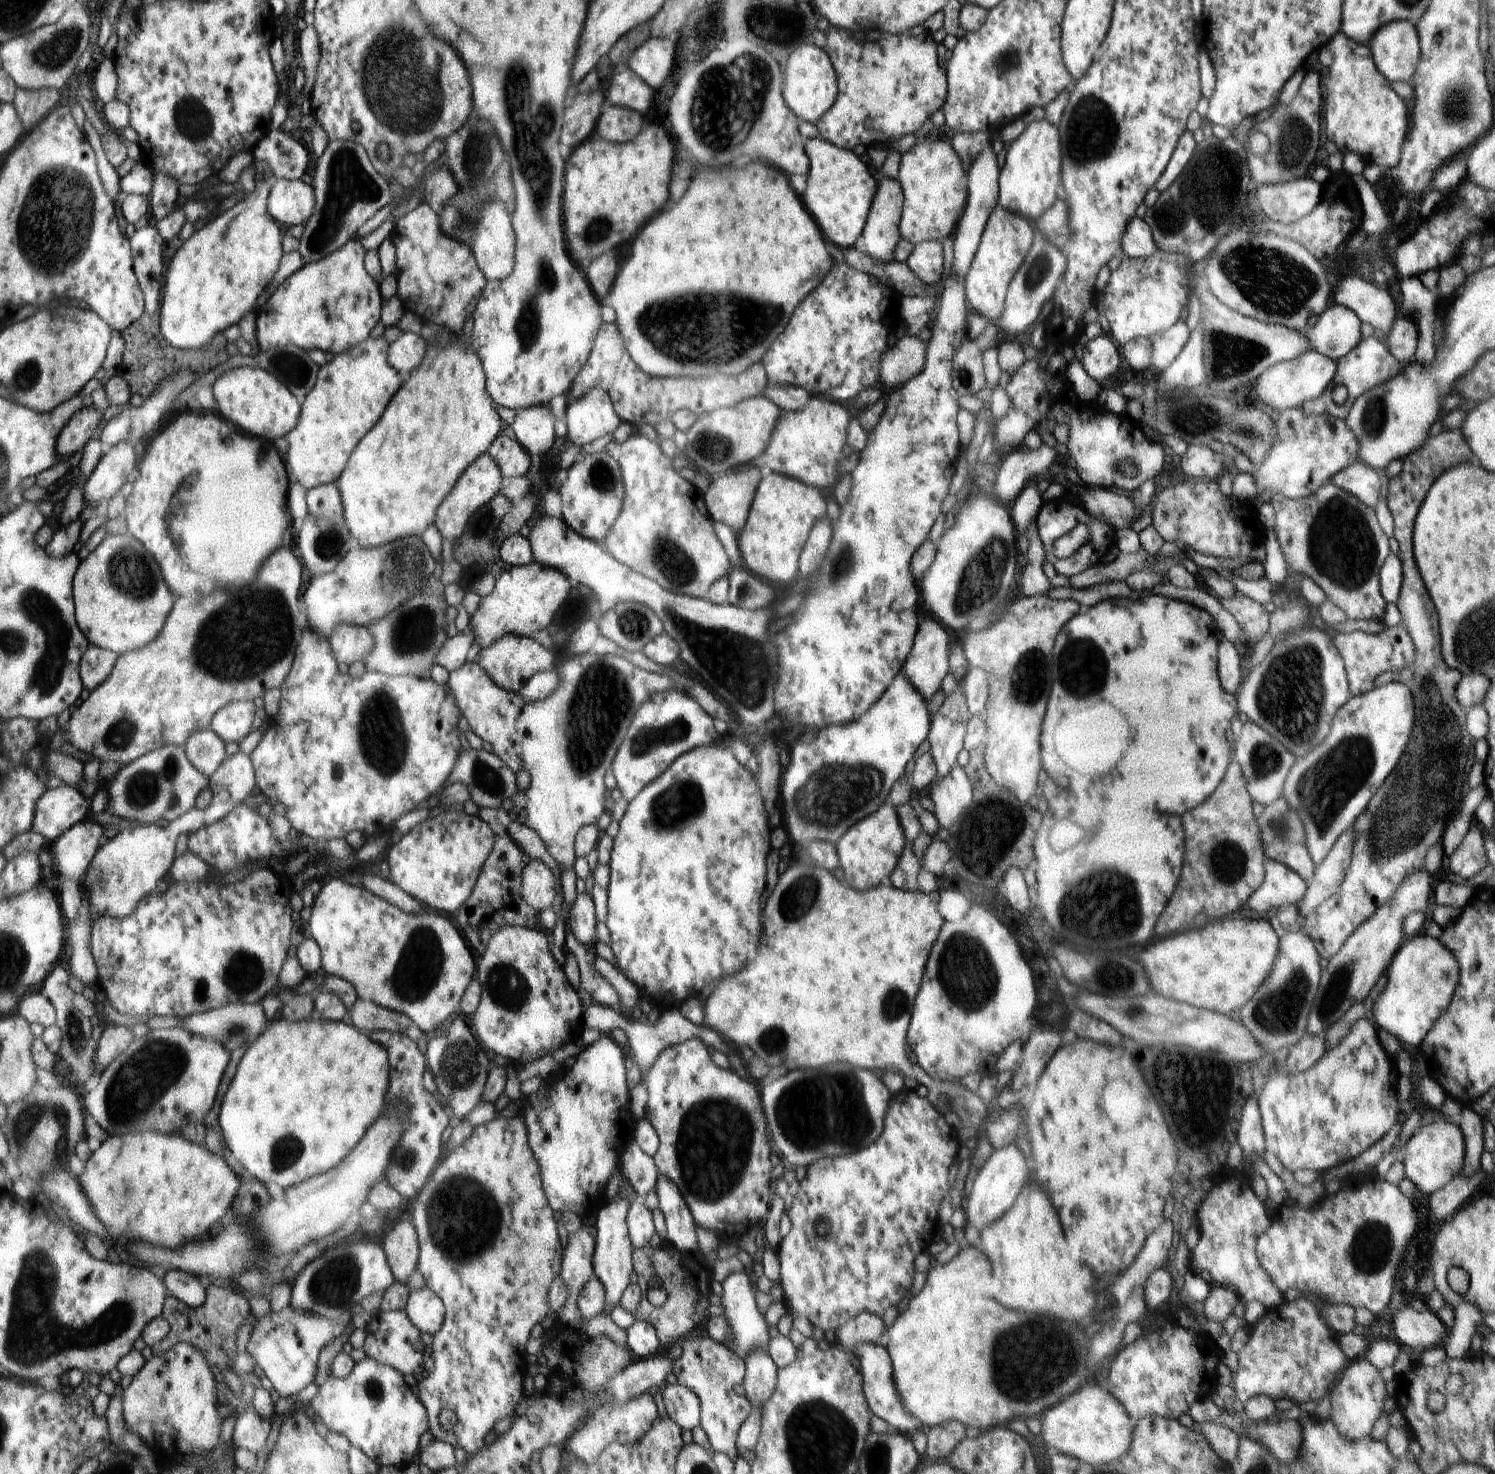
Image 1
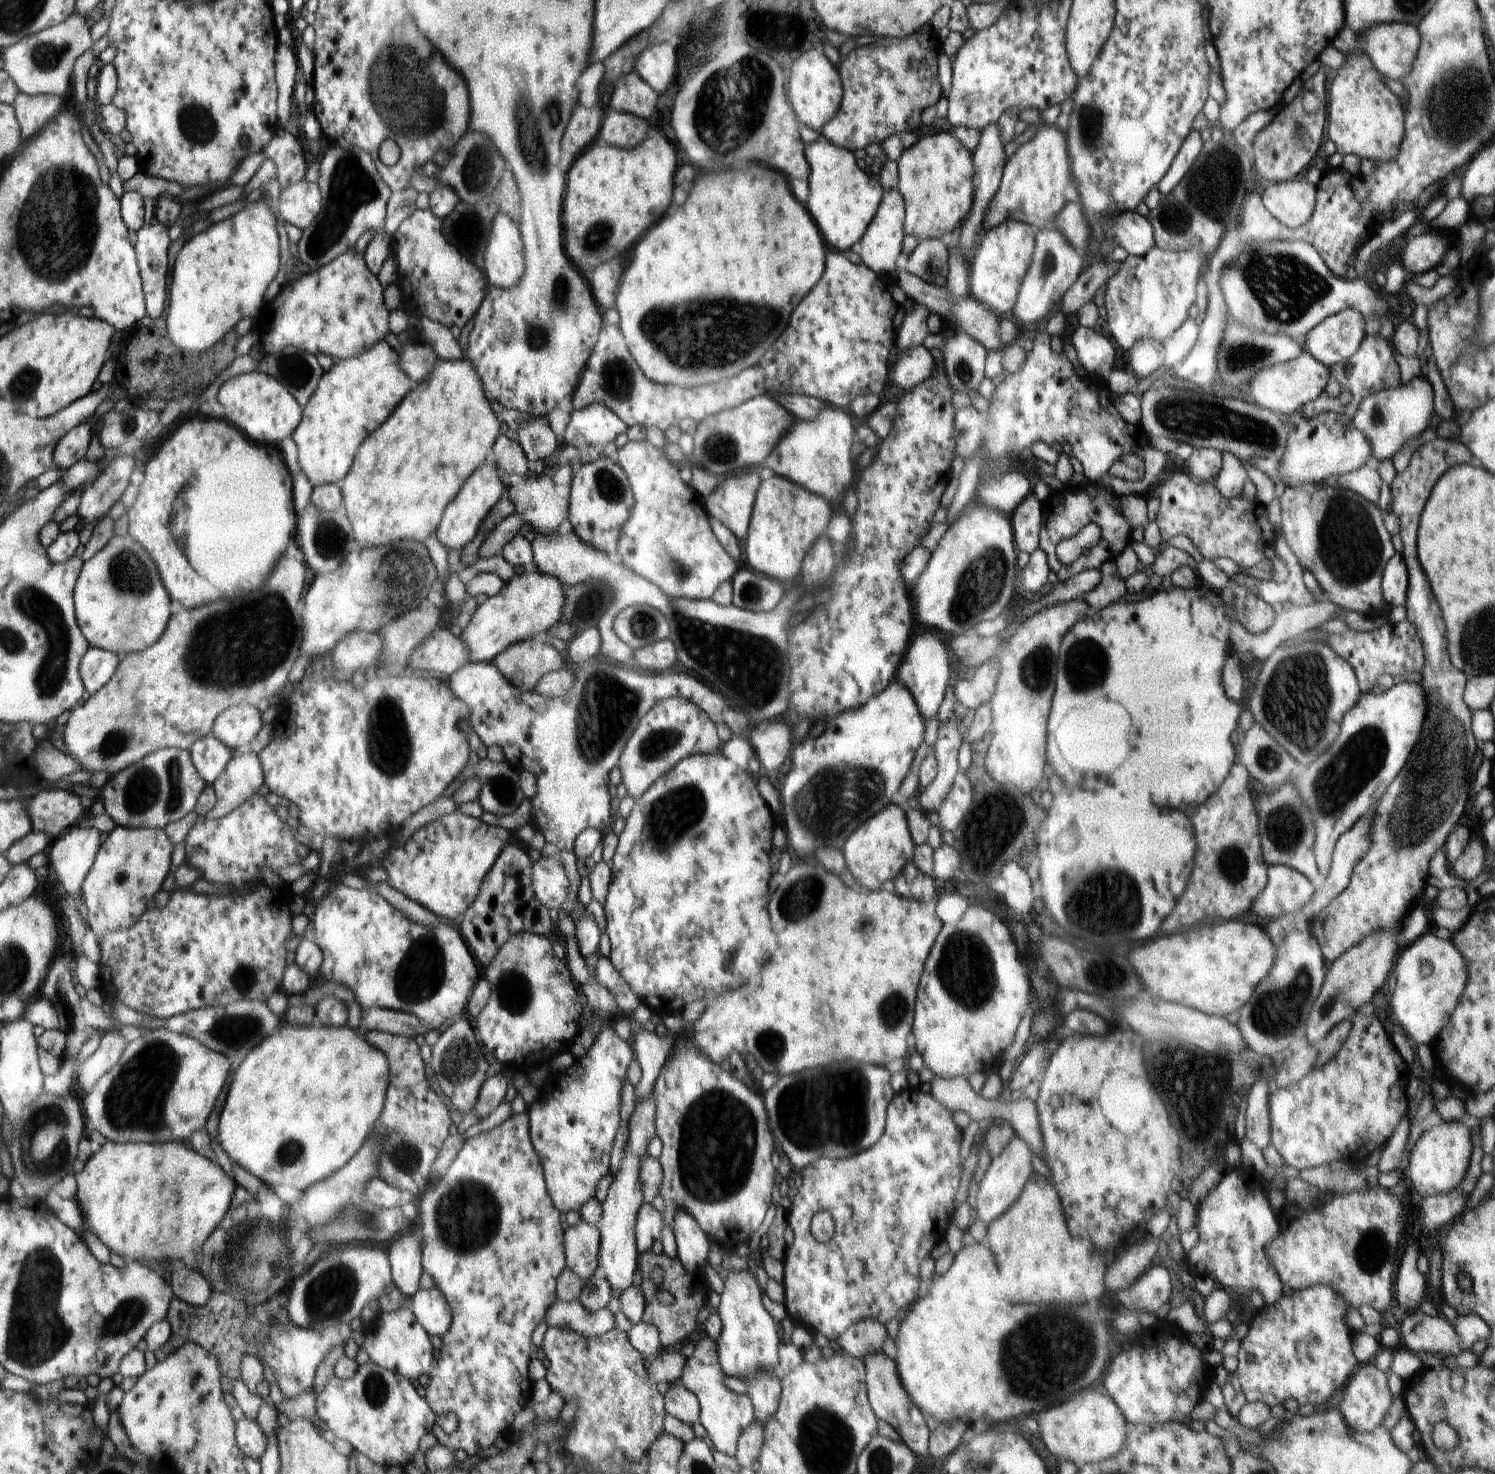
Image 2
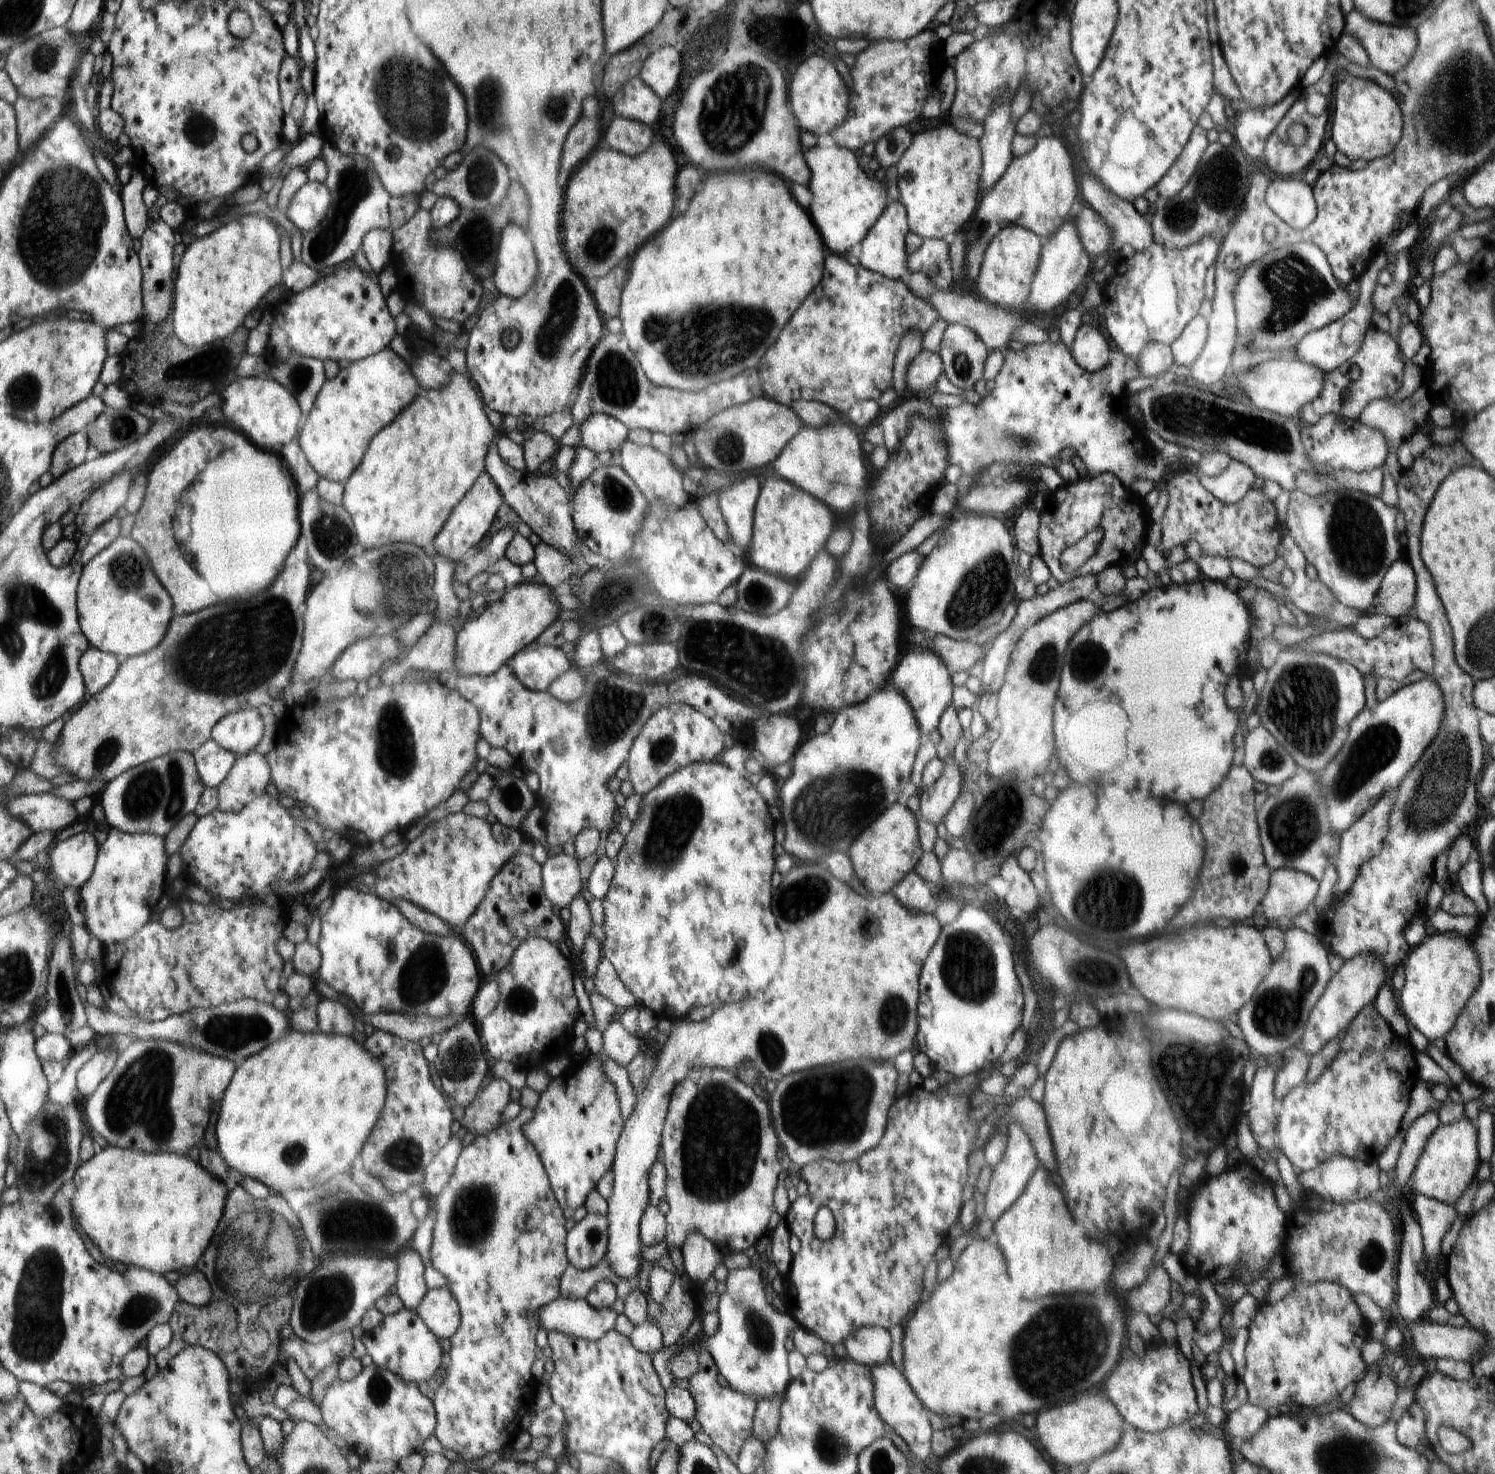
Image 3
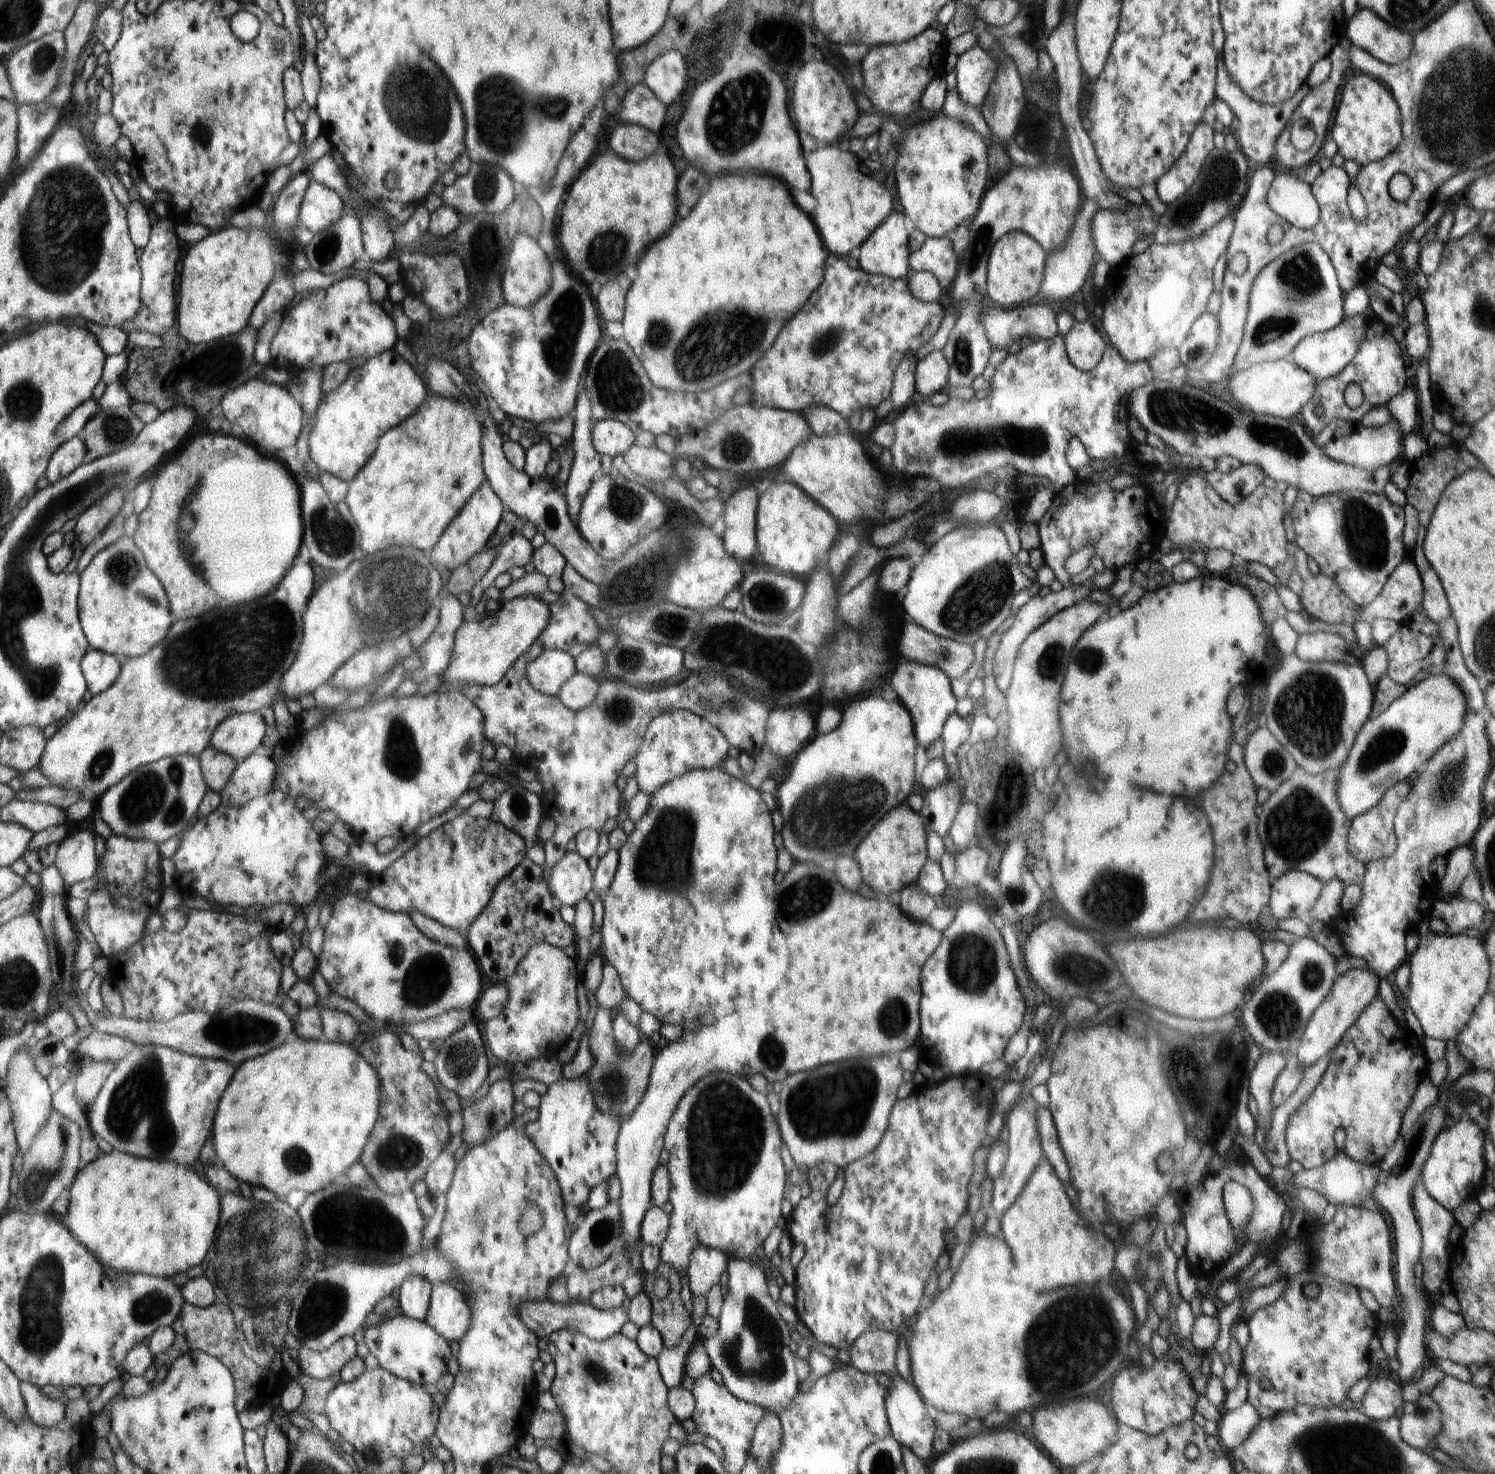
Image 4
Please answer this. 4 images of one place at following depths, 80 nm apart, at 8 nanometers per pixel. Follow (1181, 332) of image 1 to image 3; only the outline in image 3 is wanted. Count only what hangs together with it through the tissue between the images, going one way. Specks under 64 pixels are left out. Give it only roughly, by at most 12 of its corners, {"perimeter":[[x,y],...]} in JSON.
{"perimeter":[[1196,315],[1170,345],[1173,362],[1190,367],[1208,338]]}

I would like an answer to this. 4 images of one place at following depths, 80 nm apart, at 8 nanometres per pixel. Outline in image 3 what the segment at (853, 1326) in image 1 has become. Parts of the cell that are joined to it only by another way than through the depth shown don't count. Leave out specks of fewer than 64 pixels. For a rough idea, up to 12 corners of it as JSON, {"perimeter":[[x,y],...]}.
{"perimeter":[[864,1328],[845,1340],[848,1358],[870,1368],[890,1361],[890,1334]]}

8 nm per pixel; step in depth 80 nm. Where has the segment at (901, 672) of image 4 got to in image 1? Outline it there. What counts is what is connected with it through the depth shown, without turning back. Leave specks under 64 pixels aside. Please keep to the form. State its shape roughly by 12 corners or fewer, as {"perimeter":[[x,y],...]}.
{"perimeter":[[919,621],[902,670],[926,703],[949,673],[952,640]]}

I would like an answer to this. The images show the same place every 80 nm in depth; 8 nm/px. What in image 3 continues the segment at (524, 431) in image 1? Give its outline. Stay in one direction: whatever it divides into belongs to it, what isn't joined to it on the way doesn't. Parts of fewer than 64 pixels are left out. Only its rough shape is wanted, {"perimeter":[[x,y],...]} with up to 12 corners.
{"perimeter":[[525,427],[526,472],[536,475],[559,445],[542,431]]}

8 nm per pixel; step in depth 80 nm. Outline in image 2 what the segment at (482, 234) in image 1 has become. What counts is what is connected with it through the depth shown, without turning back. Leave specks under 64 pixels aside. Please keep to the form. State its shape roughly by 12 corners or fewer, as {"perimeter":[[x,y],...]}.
{"perimeter":[[502,212],[492,222],[487,280],[514,288],[525,274],[521,229]]}

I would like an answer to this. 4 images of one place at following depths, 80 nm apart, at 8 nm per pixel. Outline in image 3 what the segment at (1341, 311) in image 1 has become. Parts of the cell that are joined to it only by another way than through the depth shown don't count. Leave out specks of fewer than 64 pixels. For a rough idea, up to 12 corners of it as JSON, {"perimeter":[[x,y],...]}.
{"perimeter":[[1427,226],[1392,234],[1358,279],[1359,300],[1310,331],[1298,359],[1331,373],[1358,352],[1372,326],[1371,296],[1391,251],[1413,247]]}

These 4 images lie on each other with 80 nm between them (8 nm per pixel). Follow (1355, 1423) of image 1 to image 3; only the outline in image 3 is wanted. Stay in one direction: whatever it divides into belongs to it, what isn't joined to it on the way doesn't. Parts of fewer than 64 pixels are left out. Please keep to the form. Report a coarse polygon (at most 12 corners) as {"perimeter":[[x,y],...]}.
{"perimeter":[[1368,1366],[1346,1409],[1376,1428],[1391,1418],[1397,1387]]}

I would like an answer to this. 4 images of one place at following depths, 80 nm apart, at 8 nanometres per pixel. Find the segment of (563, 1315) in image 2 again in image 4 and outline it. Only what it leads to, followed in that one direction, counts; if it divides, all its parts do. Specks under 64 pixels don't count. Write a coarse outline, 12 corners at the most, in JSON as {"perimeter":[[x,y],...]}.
{"perimeter":[[524,1301],[518,1318],[539,1339],[573,1330],[597,1341],[620,1333],[621,1308]]}

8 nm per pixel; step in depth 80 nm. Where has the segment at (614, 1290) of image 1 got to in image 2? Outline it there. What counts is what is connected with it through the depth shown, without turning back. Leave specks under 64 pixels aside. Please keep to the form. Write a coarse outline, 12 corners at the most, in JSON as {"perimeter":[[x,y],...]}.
{"perimeter":[[657,1100],[629,1120],[618,1174],[602,1203],[599,1266],[613,1290],[639,1268],[634,1226],[641,1163],[658,1136]]}

